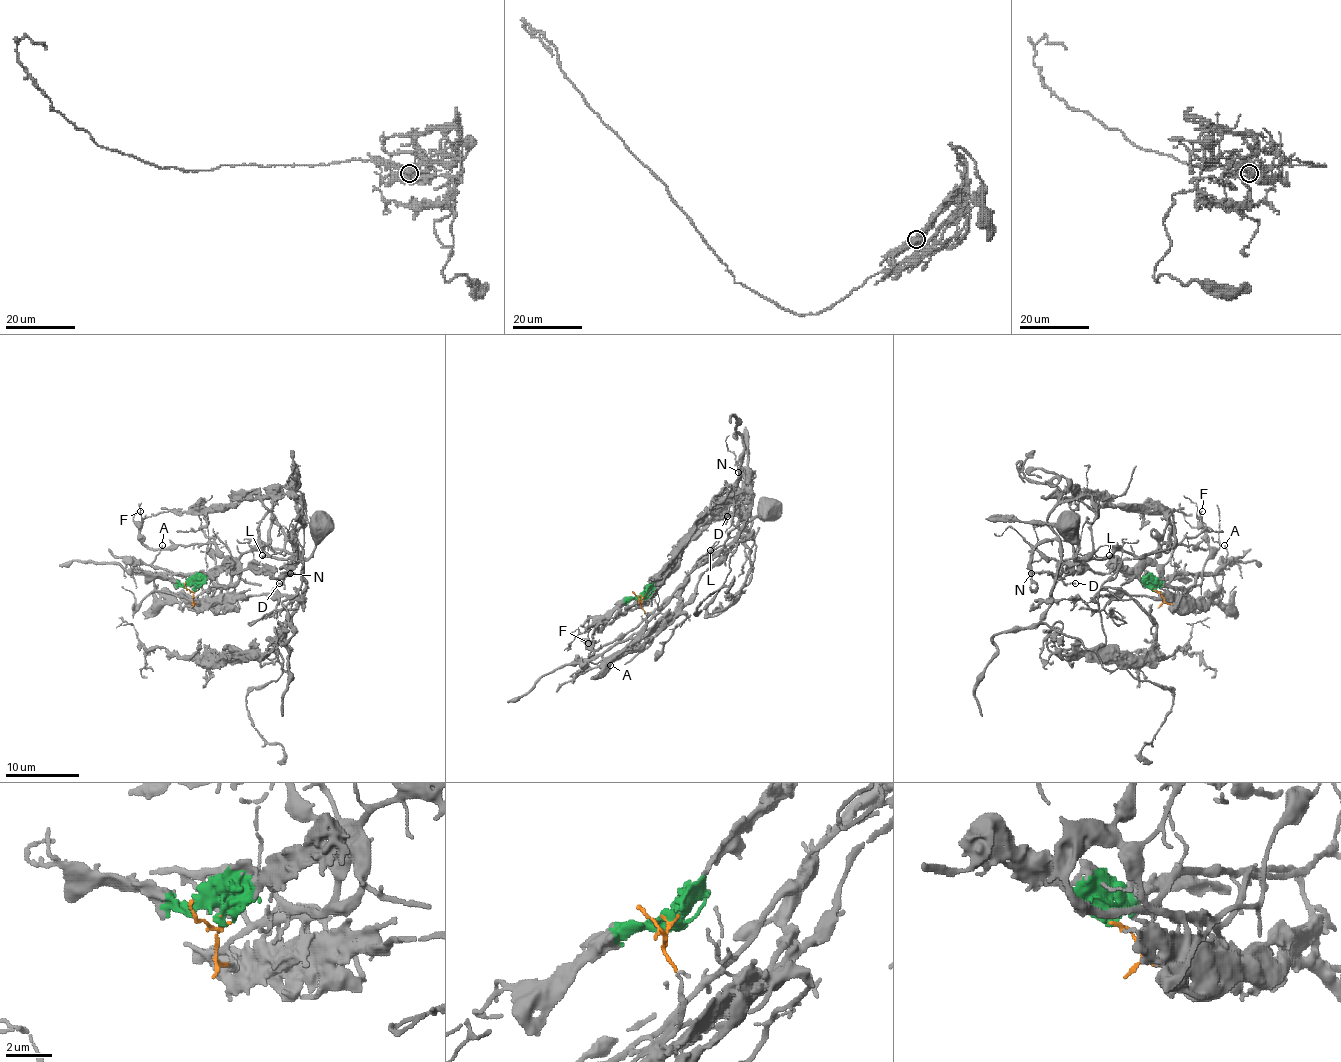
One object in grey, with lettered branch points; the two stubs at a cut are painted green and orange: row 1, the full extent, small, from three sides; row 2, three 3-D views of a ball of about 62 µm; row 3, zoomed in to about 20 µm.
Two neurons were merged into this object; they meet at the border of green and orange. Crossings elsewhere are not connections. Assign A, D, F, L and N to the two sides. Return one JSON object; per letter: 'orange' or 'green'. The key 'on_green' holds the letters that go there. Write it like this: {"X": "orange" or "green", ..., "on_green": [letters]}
{"A": "orange", "D": "green", "F": "orange", "L": "orange", "N": "green", "on_green": ["D", "N"]}

